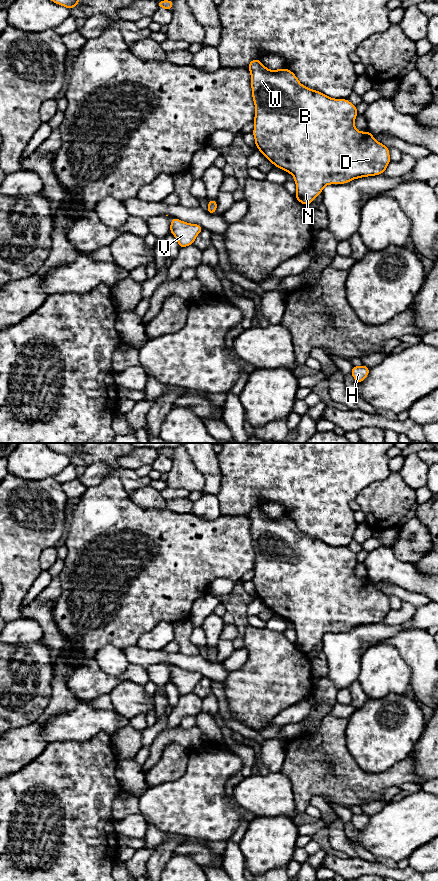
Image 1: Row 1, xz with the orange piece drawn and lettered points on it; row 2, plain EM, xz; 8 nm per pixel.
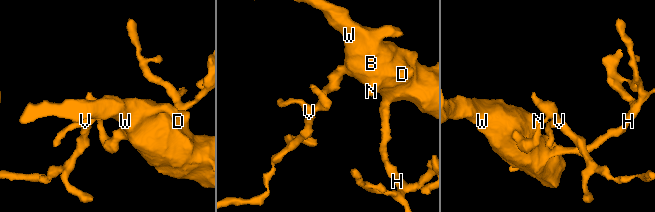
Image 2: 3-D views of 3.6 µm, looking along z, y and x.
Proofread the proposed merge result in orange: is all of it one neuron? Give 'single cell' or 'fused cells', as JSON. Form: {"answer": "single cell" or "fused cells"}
{"answer": "single cell"}

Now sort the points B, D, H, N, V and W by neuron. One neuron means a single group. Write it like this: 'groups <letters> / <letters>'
groups B D H N V W

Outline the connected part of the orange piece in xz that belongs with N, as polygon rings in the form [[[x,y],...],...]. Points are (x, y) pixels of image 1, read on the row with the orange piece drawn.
[[[253,59],[247,66],[251,73],[252,97],[255,104],[255,137],[256,148],[282,170],[294,176],[297,186],[296,199],[309,205],[322,193],[329,184],[344,184],[353,179],[376,176],[384,173],[390,161],[389,149],[376,141],[369,131],[359,132],[355,125],[358,116],[357,107],[348,99],[334,99],[320,91],[303,86],[296,75],[286,68],[267,69],[259,59]]]

